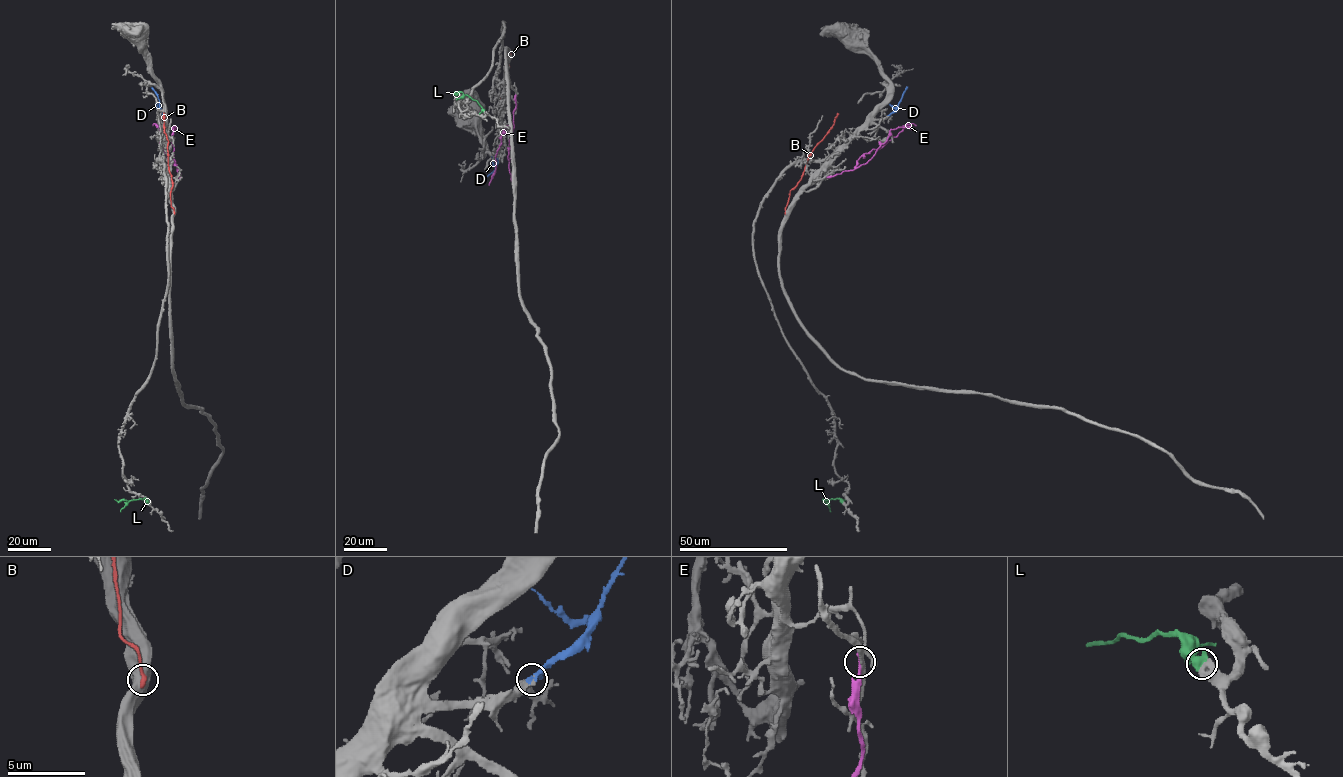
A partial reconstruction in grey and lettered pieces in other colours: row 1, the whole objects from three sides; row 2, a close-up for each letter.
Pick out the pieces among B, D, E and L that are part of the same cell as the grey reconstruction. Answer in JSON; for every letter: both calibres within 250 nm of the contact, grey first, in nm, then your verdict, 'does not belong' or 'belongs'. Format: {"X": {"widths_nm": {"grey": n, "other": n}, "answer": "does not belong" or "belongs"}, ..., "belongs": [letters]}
{"B": {"widths_nm": {"grey": 800, "other": 360}, "answer": "does not belong"}, "D": {"widths_nm": {"grey": 200, "other": 240}, "answer": "belongs"}, "E": {"widths_nm": {"grey": 260, "other": 280}, "answer": "does not belong"}, "L": {"widths_nm": {"grey": 600, "other": 650}, "answer": "does not belong"}, "belongs": ["D"]}

